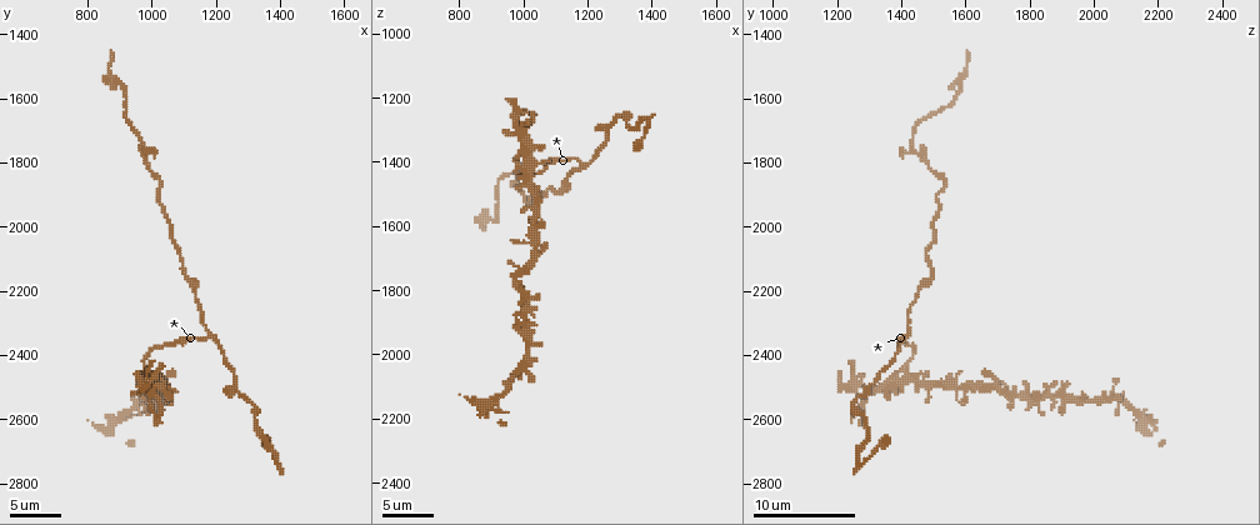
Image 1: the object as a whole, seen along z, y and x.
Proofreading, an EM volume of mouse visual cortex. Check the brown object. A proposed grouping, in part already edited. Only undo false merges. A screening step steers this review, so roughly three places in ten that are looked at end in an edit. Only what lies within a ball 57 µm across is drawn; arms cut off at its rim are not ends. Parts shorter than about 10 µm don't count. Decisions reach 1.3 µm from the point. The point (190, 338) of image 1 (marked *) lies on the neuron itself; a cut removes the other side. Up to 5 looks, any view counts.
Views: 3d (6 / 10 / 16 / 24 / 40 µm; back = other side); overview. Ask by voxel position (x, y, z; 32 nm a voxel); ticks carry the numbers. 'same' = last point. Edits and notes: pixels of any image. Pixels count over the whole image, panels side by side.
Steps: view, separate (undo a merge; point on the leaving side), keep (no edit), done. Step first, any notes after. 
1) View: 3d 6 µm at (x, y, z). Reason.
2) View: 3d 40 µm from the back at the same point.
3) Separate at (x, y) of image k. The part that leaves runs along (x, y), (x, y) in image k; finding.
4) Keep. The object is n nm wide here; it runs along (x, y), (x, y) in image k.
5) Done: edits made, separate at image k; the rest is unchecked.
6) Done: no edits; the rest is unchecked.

View: 3d 6 µm at (1180, 2330, 1420).

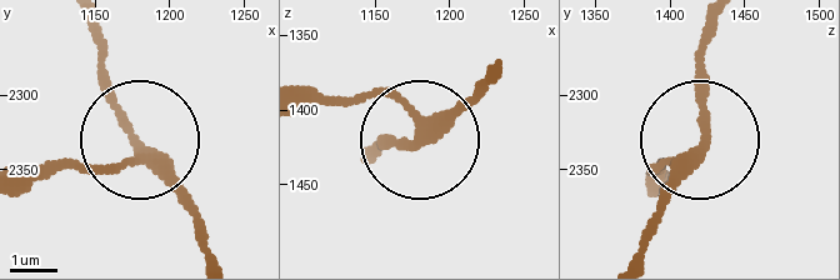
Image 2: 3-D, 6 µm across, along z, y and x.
View: 3d 6 µm from the back at (1182, 2334, 1416). Other side.

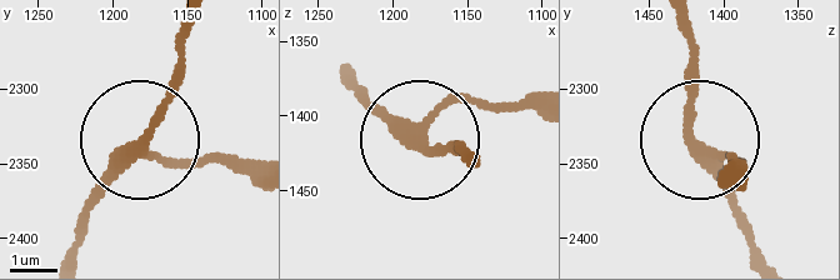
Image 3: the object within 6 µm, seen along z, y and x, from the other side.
Keep. The side arm is 22 µm long; it runs along (228, 158), (140, 154), (81, 225) in image 3; all the same neuron.

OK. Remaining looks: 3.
View: 3d 6 µm at (1100, 2150, 1500). Calibre changes.

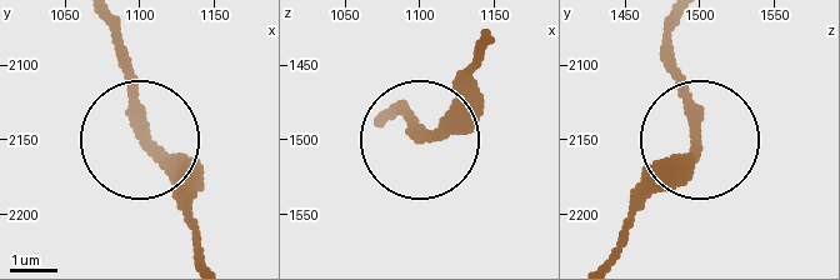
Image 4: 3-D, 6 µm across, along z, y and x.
Keep. It runs along (611, 253), (631, 205), (699, 121), (664, 30) in image 4; continuous, no second neuron.

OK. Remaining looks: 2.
View: 3d 10 µm at (990, 1750, 1430). Calibre changes.

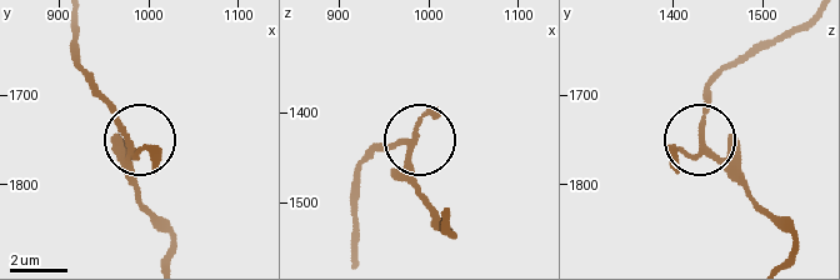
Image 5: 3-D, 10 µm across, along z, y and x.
View: 3d 10 µm from the back at (980, 1755, 1430). Other side.

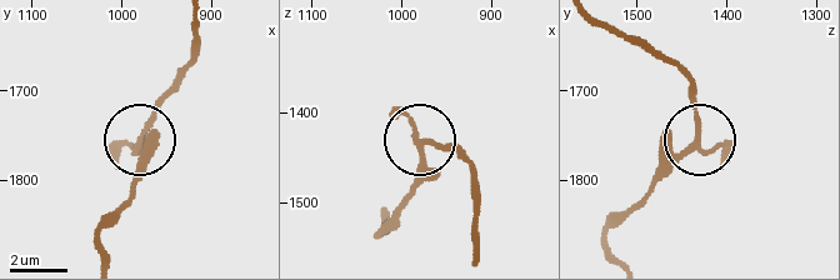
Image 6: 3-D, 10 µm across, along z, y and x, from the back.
Keep. It runs along (615, 254), (608, 239), (615, 225), (699, 139), (694, 84) in image 6; all the same neuron.

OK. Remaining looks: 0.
Done: no edits; the rest is unchecked.

